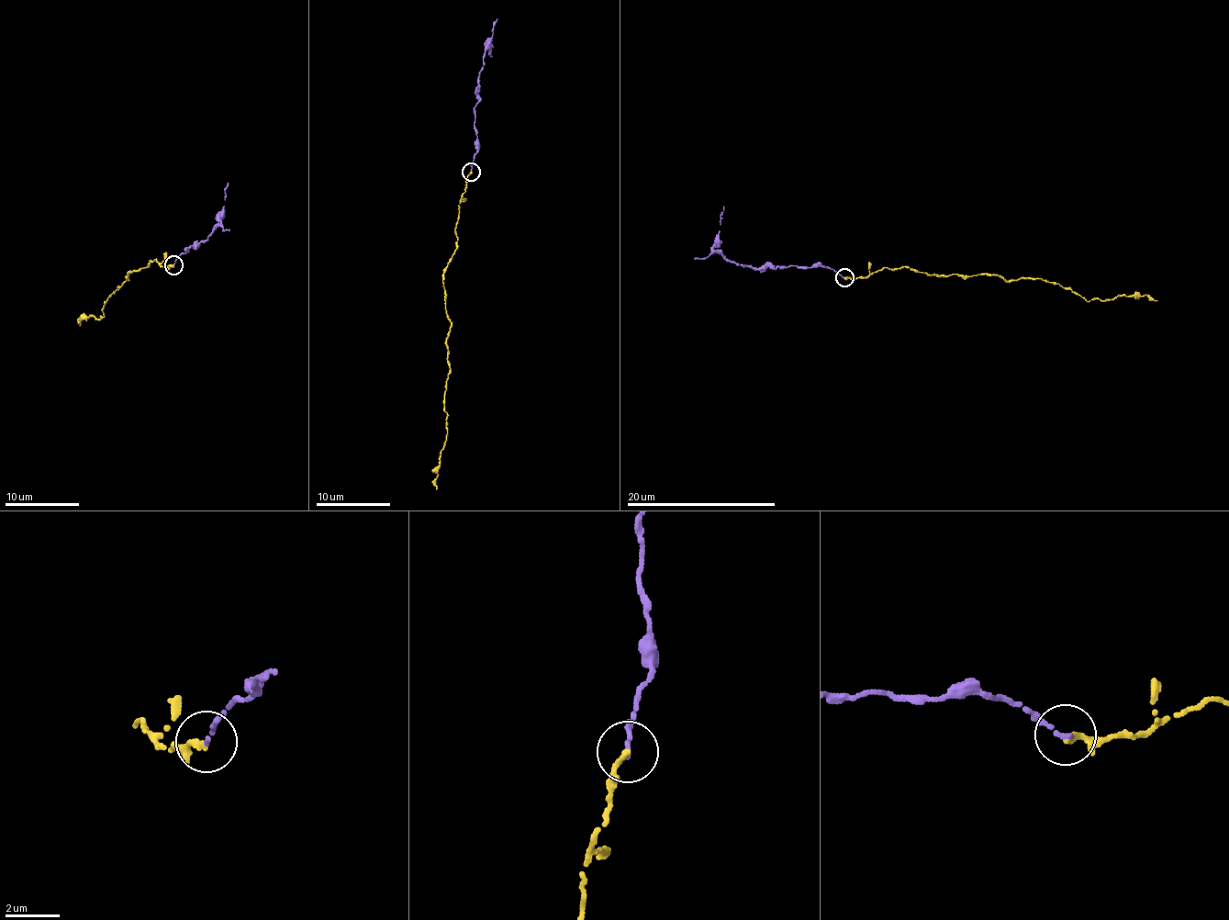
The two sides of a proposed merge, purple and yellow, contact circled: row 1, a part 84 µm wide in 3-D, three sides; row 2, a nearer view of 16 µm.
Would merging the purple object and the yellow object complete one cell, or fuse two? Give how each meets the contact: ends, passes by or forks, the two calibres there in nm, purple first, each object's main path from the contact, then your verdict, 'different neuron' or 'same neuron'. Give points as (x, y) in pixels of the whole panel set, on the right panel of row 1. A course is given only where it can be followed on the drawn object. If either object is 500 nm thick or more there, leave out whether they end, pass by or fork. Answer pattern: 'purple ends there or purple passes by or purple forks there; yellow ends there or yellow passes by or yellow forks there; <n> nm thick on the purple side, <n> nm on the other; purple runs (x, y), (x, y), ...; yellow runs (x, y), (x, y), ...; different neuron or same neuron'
purple ends there; yellow ends there; 180 nm thick on the purple side, 240 nm on the other; purple runs (845, 276), (824, 265), (749, 267), (730, 262), (719, 247), (720, 215), (724, 207); yellow runs (845, 277), (864, 278), (886, 267), (990, 274), (1004, 280), (1042, 279), (1089, 302), (1119, 294), (1156, 300); same neuron

